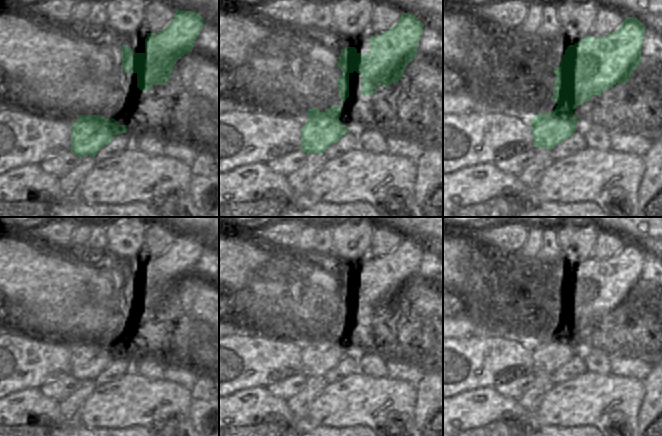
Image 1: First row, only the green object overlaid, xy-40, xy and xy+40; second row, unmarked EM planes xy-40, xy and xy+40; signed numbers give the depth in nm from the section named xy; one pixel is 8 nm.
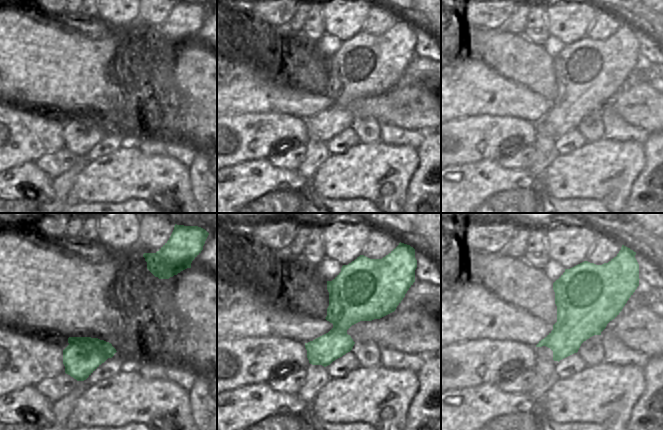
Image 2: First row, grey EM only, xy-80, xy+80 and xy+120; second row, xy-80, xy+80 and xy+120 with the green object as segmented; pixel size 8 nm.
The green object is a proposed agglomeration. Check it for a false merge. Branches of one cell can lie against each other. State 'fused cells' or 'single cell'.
single cell

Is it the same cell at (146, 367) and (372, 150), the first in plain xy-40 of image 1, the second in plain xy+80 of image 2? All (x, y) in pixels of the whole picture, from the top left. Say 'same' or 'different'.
different

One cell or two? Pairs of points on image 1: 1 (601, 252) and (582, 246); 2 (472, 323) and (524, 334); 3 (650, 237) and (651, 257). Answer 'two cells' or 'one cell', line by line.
1: two cells
2: one cell
3: two cells

